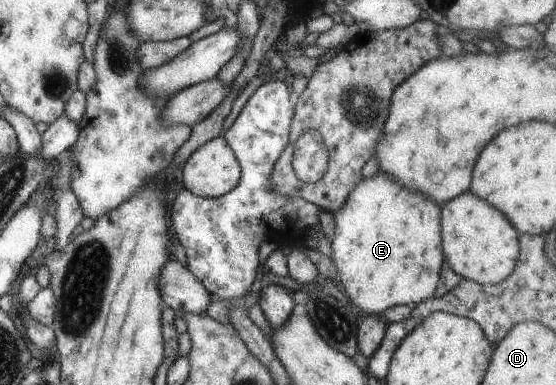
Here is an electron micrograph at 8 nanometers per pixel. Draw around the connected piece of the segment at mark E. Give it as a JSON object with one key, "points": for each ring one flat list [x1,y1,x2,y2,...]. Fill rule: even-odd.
{"points":[[376,173,362,178,348,193,346,201,333,214,334,237,330,245,330,259,336,267,336,282,350,304,367,315,381,315,394,306,413,306,435,296,439,272,444,262,440,239,440,209,428,201,424,193,414,193,396,183,394,177]]}

